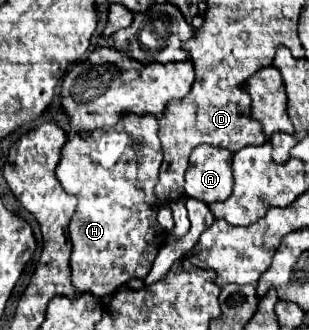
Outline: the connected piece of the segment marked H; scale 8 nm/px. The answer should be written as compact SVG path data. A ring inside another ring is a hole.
M123 117L113 135L109 133L93 133L87 139L79 135L71 137L61 151L61 161L57 165L57 179L67 193L73 193L77 201L75 215L69 223L69 239L73 245L71 251L71 281L79 293L91 293L95 297L109 297L129 279L145 279L159 249L167 241L167 231L157 223L157 211L161 203L157 201L153 187L159 181L161 167L161 149L157 137L157 119L155 117Z

